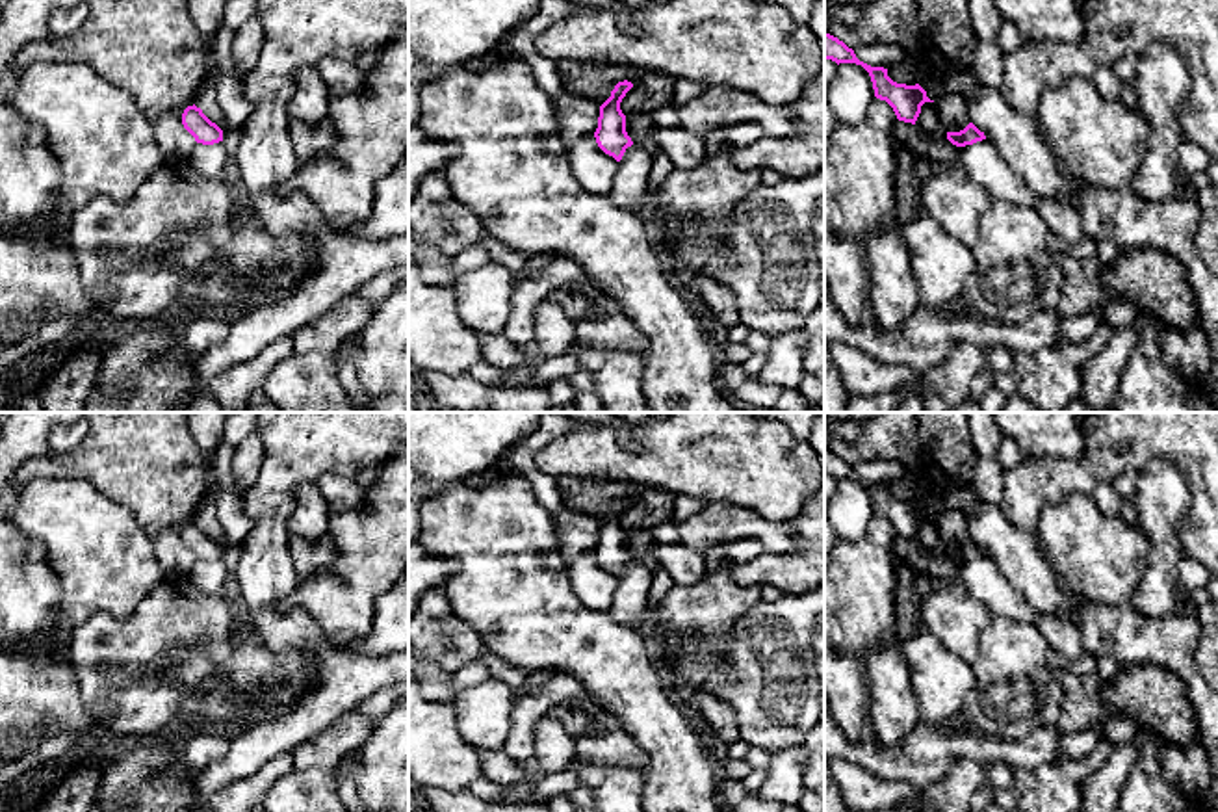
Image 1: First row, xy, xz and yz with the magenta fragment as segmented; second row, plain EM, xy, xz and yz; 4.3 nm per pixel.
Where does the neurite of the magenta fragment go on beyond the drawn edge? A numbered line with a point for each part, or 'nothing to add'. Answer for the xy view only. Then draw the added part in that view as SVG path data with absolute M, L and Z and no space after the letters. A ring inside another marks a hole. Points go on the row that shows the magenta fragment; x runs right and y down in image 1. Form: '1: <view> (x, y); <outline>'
nothing to add

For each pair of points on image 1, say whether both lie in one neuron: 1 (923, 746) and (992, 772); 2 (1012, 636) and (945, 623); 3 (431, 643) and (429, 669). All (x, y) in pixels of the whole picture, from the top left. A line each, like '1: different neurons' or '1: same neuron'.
1: different neurons
2: different neurons
3: different neurons

